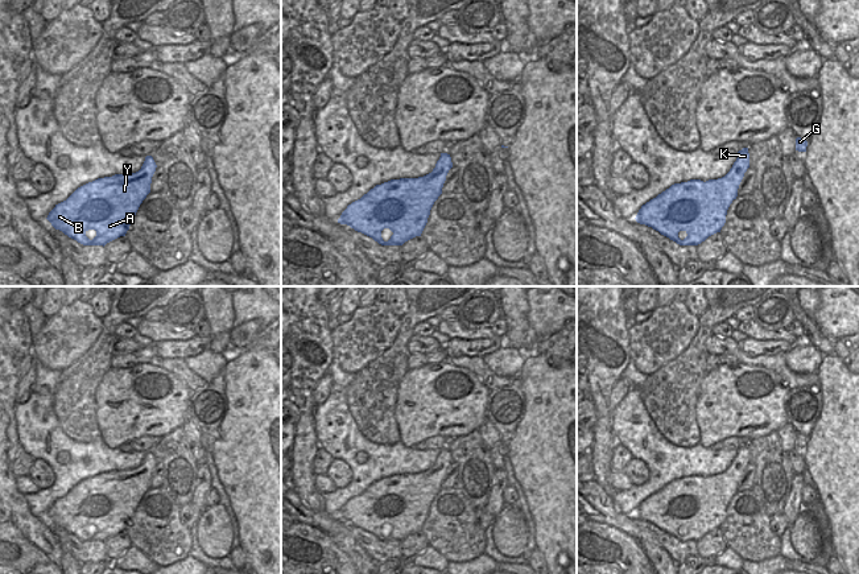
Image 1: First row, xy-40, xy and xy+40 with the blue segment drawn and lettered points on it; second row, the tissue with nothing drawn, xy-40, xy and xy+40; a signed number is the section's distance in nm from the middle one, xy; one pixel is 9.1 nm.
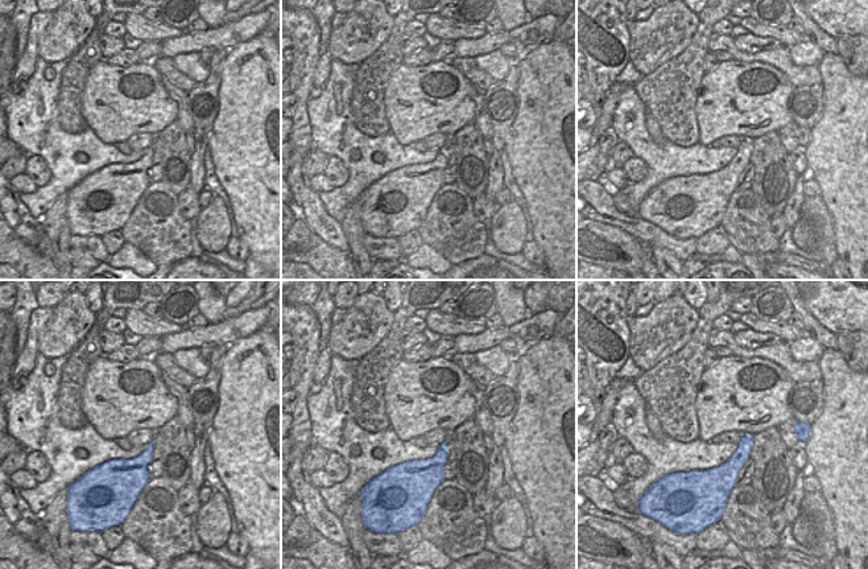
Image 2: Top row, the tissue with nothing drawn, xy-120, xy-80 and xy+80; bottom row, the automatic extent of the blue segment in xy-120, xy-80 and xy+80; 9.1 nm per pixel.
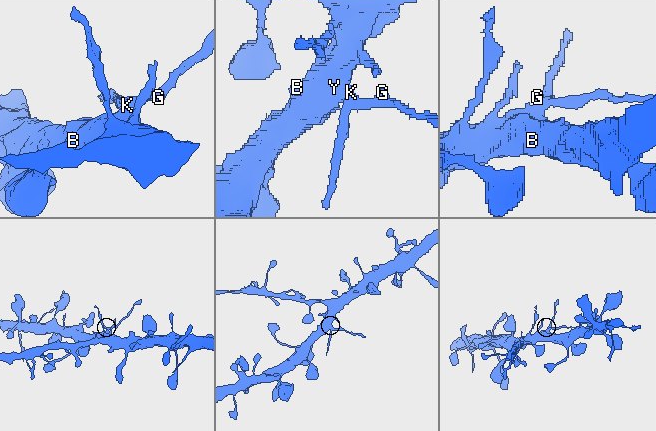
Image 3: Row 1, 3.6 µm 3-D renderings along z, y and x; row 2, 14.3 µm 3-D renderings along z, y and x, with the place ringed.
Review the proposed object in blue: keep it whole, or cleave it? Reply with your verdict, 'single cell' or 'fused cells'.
fused cells

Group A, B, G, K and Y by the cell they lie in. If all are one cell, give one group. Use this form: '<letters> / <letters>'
A B Y / G K

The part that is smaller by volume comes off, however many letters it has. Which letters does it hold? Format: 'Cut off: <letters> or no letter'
Cut off: G, K

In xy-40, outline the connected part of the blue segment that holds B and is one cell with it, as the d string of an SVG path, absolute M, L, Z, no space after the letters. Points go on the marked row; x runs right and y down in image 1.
M149 168L88 182L55 205L46 219L55 230L83 245L104 247L125 236L140 205L150 193Z

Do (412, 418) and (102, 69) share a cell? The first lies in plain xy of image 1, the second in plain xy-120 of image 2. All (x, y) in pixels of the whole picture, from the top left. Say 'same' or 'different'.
same

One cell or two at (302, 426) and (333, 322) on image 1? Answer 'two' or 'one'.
two

